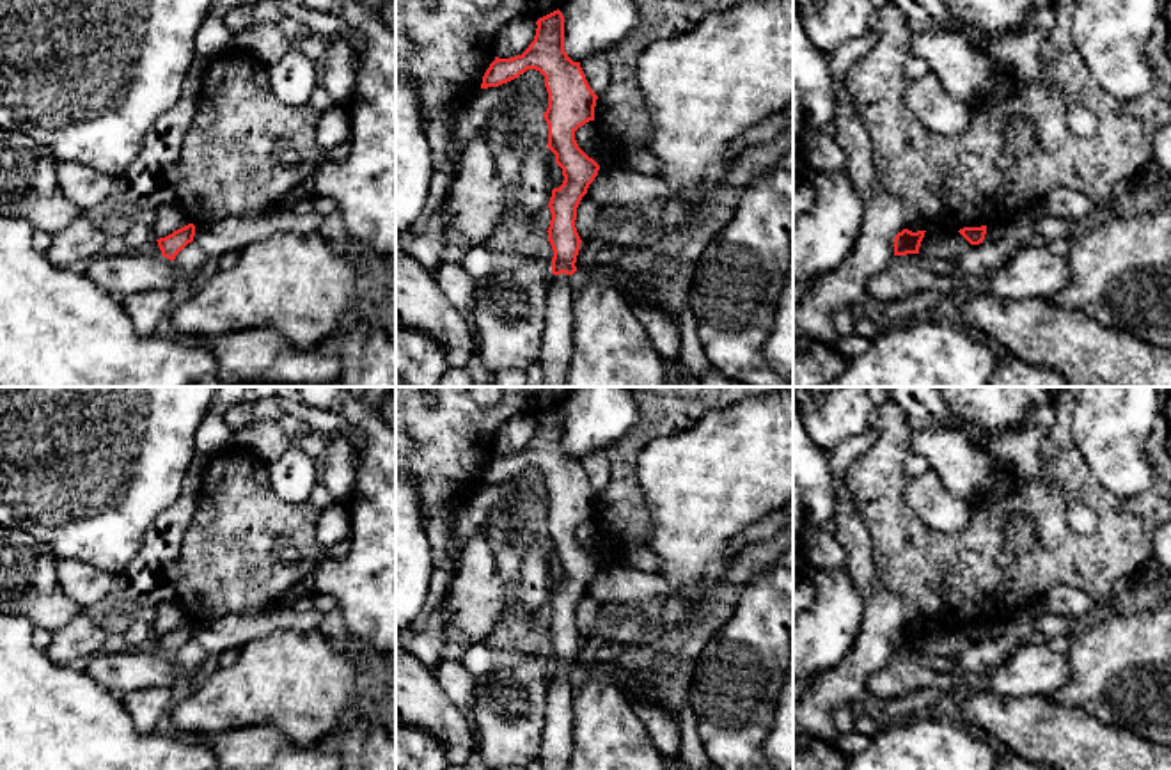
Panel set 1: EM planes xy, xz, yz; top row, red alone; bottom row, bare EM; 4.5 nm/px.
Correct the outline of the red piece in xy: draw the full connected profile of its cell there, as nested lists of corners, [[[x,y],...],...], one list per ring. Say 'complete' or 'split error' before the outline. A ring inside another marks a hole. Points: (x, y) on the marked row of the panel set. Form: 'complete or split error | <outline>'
complete | [[[188,224],[177,231],[174,231],[172,234],[156,240],[158,247],[161,250],[161,255],[174,261],[176,255],[188,245],[193,241],[195,236],[195,225]]]

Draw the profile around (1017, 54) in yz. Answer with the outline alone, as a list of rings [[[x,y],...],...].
[[[1029,28],[999,39],[979,32],[978,41],[995,66],[1004,69],[1017,83],[1029,85],[1040,78],[1043,32]]]

